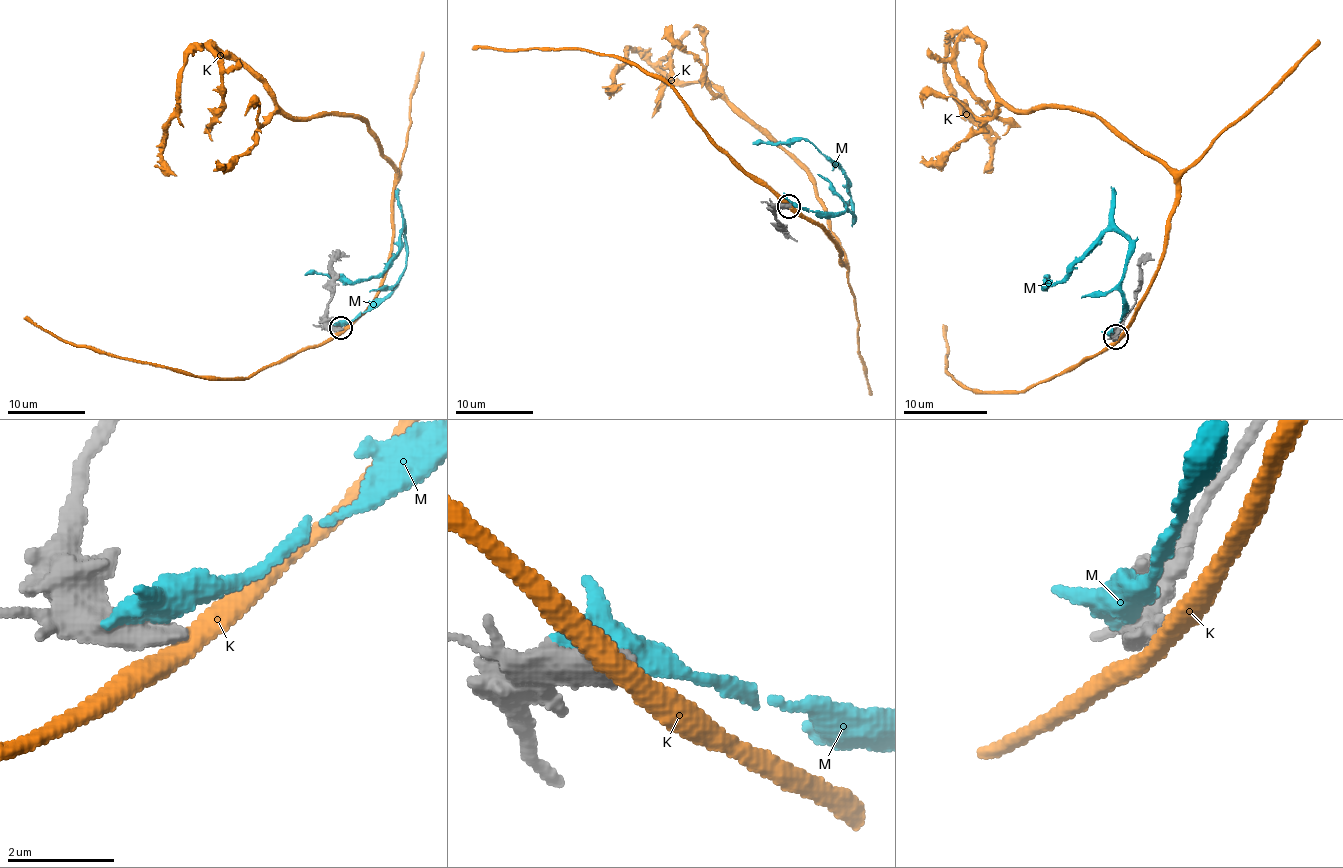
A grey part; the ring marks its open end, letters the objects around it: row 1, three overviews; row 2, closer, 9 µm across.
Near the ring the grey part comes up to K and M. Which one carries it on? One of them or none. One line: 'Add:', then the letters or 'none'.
Add: none

